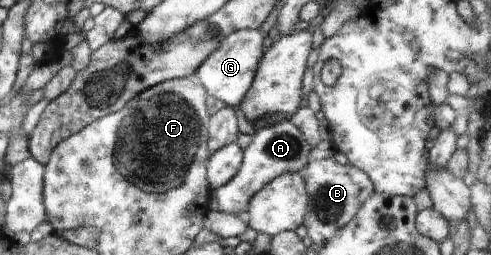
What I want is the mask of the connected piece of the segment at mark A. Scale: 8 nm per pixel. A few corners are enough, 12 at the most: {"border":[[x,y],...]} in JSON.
{"border":[[291,121],[253,135],[234,178],[214,190],[219,211],[249,219],[250,199],[302,173],[311,151]]}

